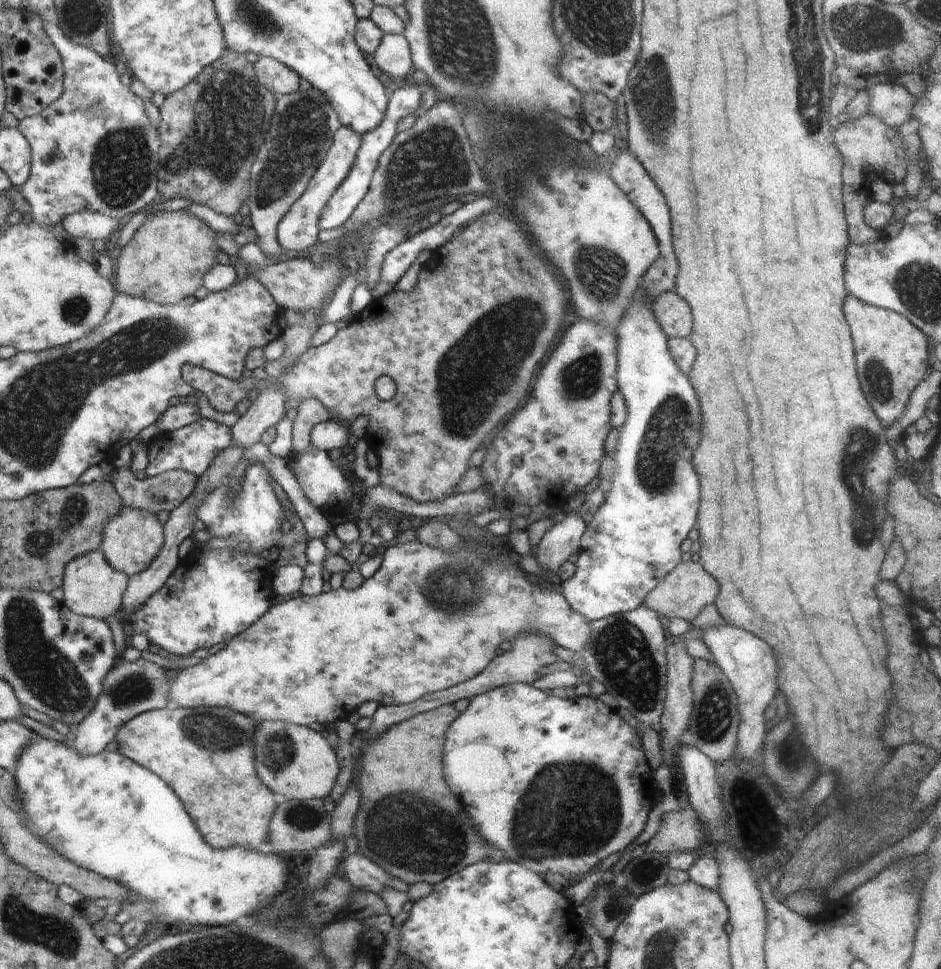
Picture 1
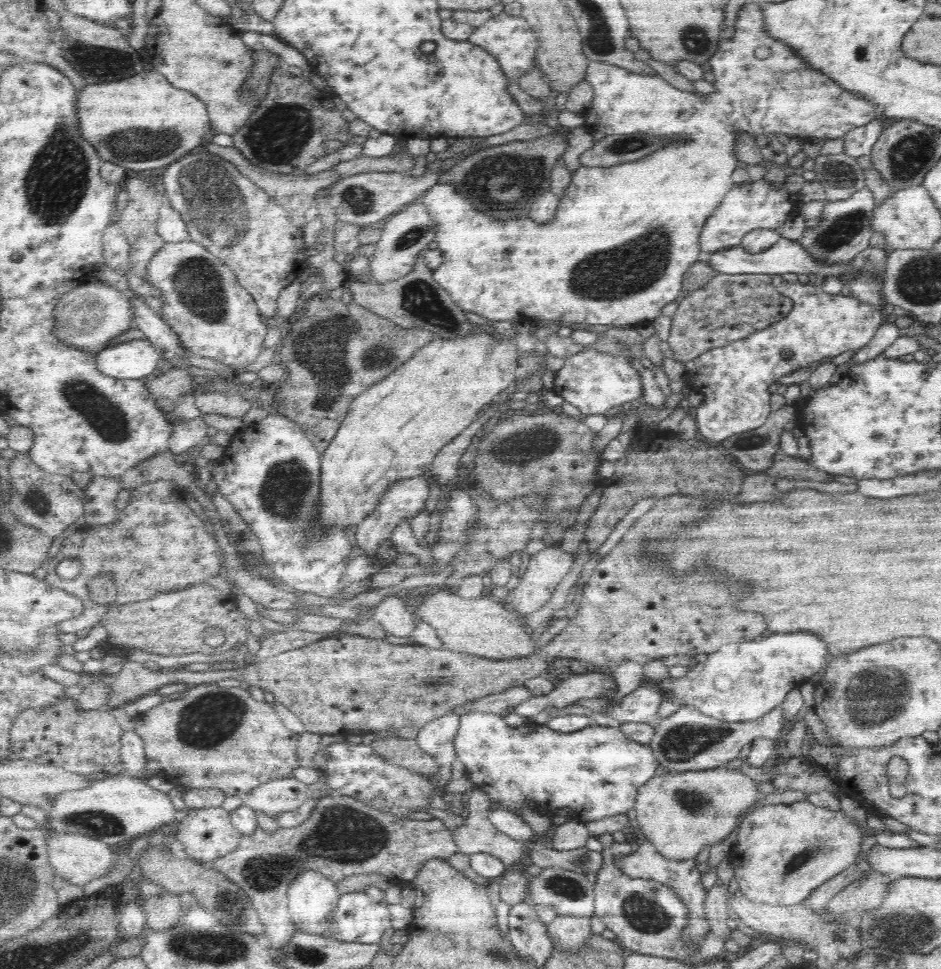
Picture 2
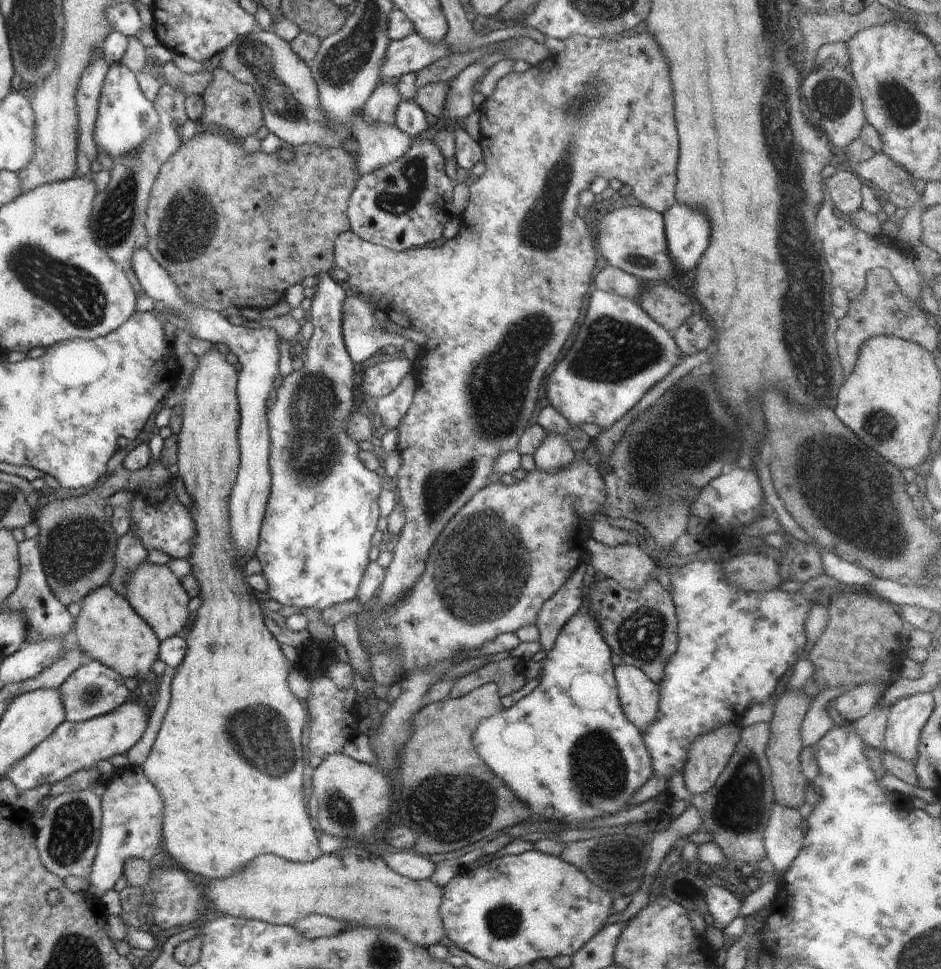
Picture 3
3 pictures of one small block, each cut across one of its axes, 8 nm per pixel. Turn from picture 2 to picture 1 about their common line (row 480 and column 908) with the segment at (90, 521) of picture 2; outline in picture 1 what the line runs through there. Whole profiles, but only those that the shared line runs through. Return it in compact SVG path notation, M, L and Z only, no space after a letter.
M888 82L864 91L869 94L868 113L877 116L885 125L898 128L912 118L915 97L904 85Z

